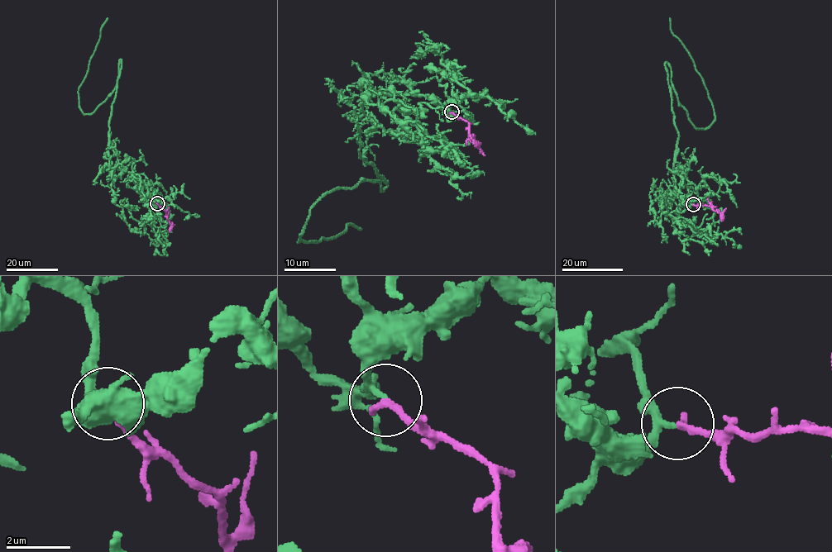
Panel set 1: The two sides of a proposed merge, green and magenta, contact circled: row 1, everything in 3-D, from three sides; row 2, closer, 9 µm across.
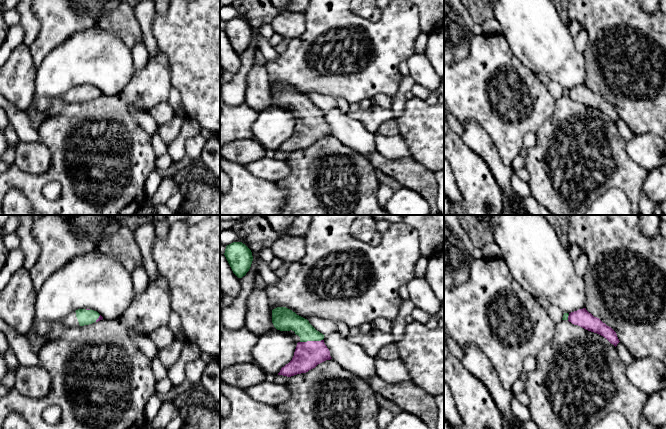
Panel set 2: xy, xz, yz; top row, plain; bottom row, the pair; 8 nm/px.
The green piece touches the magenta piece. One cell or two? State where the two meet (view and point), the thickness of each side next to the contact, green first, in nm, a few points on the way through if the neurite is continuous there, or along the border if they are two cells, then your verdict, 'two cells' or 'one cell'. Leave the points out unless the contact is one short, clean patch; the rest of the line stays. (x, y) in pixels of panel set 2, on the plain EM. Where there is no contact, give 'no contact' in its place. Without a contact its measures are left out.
meets green in xz at (311, 116); 170 nm thick on the green side, 220 nm on the other; runs through xz (287, 96), (292, 97), (311, 116), (311, 126), (307, 131); one cell

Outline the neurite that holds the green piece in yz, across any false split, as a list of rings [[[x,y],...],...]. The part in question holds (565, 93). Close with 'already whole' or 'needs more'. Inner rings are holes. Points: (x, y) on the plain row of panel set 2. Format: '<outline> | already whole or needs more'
[[[586,84],[579,85],[571,89],[564,89],[562,96],[568,96],[574,101],[578,101],[588,107],[597,109],[606,114],[615,123],[620,118],[616,108],[599,94],[594,93]]] | needs more

